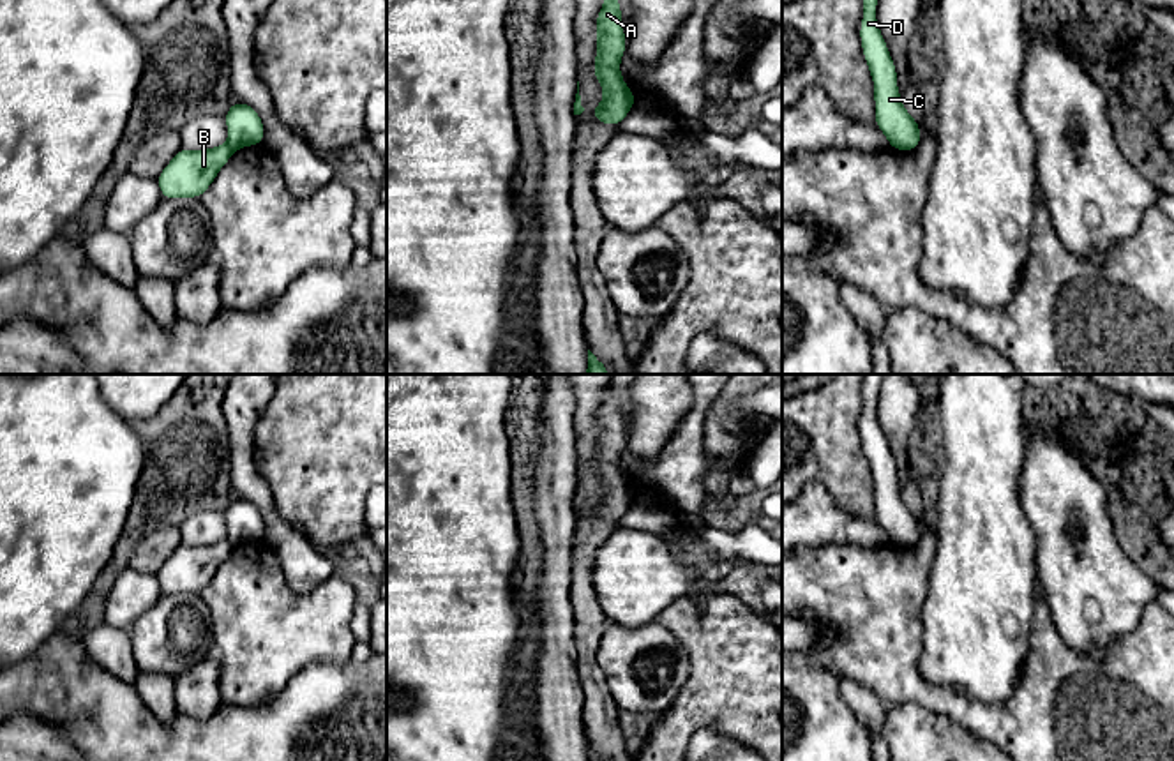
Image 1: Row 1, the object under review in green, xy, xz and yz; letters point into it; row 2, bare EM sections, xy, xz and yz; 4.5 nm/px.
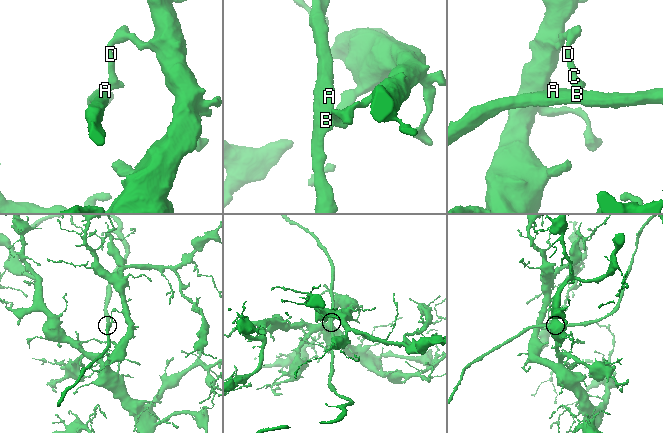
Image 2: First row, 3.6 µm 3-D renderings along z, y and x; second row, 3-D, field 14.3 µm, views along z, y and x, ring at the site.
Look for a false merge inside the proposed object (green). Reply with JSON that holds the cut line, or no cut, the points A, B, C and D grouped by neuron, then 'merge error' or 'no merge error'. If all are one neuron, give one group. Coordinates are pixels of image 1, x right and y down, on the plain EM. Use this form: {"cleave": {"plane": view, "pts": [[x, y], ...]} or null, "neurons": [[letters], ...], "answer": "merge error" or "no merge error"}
{"cleave": {"plane": "xy", "pts": [[226, 539], [233, 546]]}, "neurons": [["A", "B"], ["C", "D"]], "answer": "merge error"}

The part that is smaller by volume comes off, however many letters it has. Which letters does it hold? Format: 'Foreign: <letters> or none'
Foreign: A, B

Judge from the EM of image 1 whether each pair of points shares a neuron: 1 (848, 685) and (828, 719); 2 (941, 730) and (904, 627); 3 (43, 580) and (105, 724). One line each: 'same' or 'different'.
1: different
2: different
3: different

